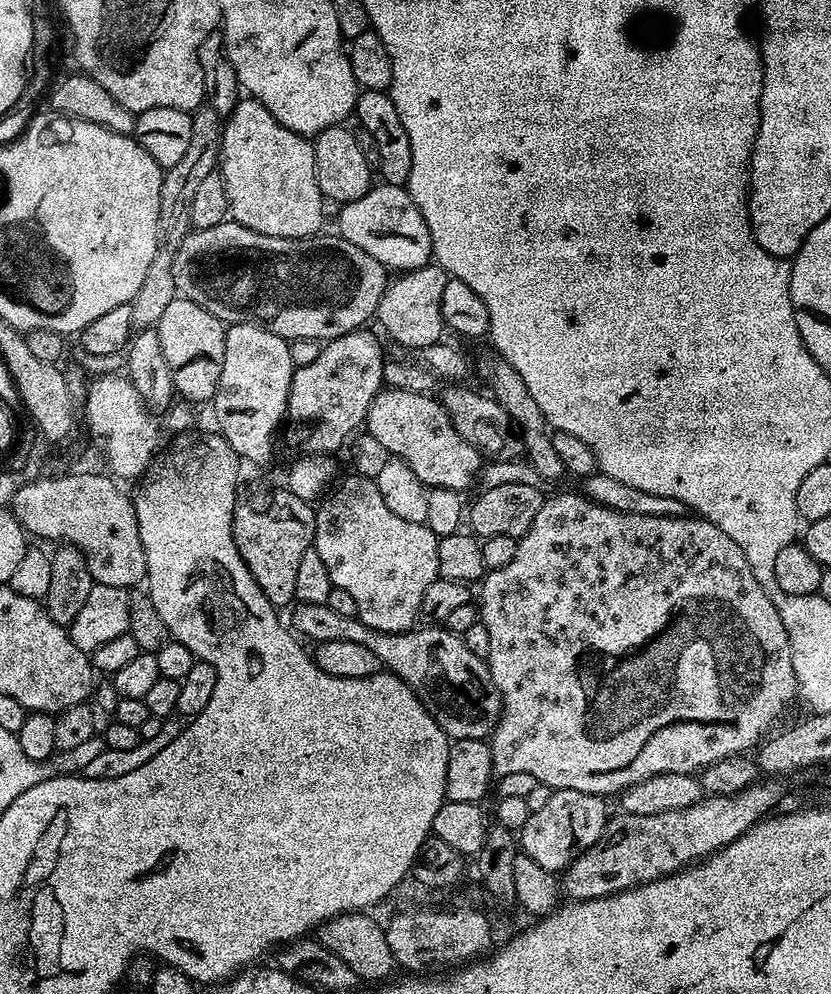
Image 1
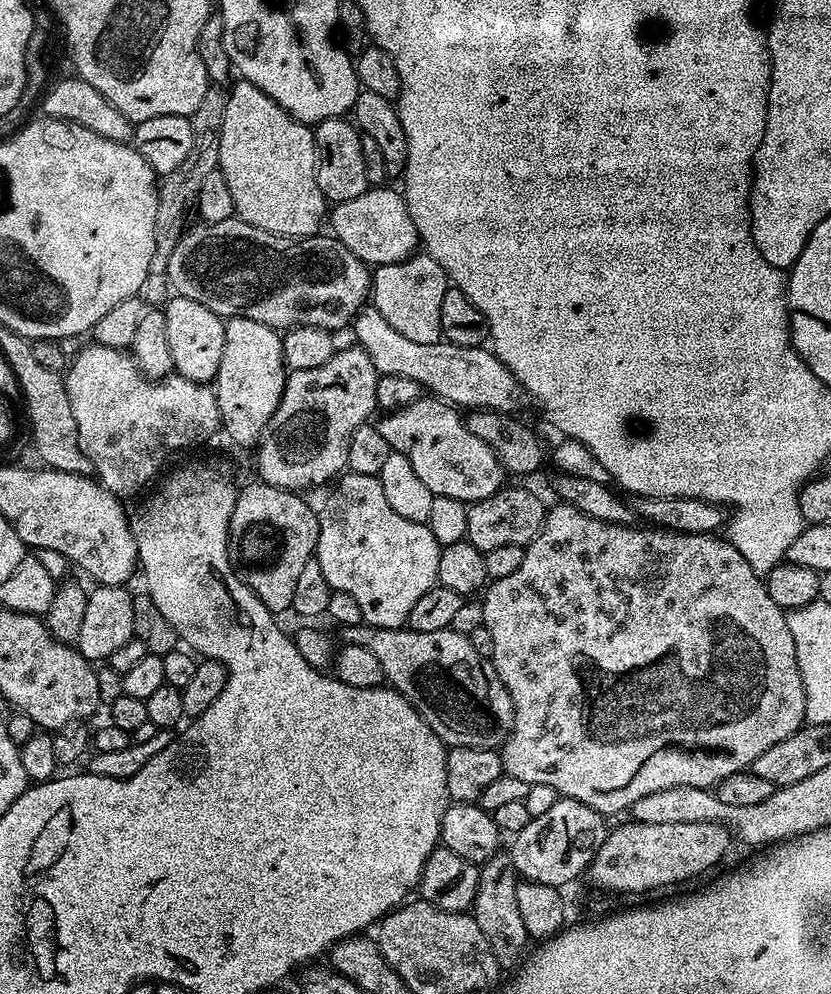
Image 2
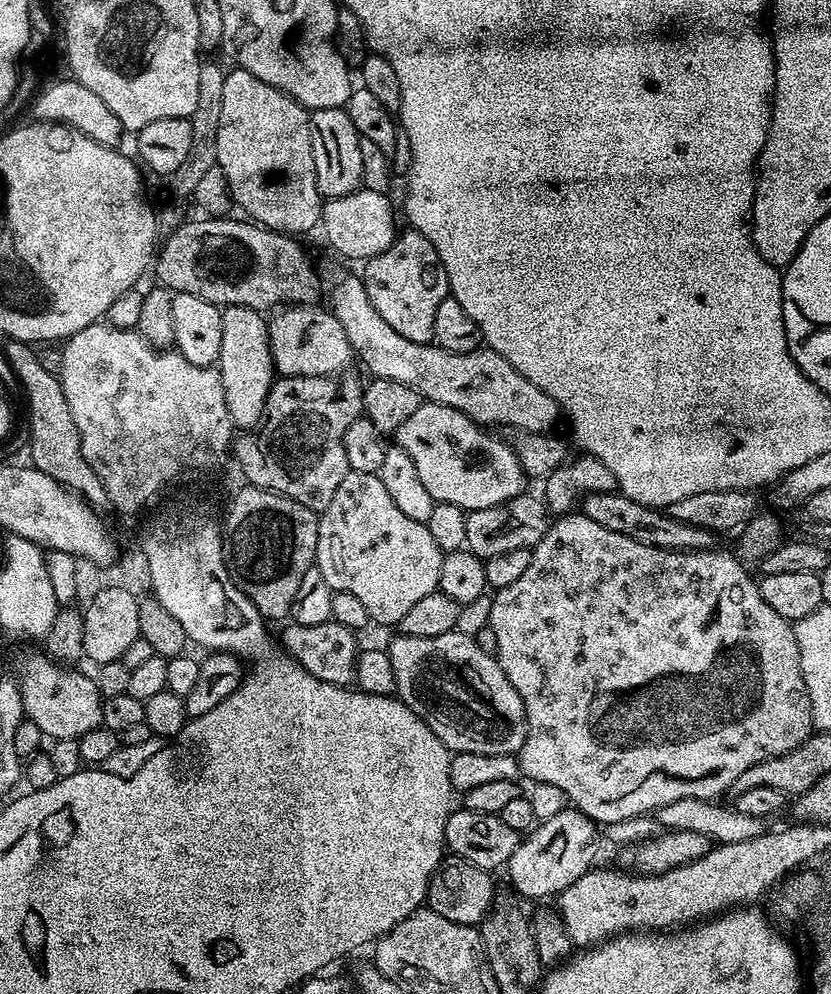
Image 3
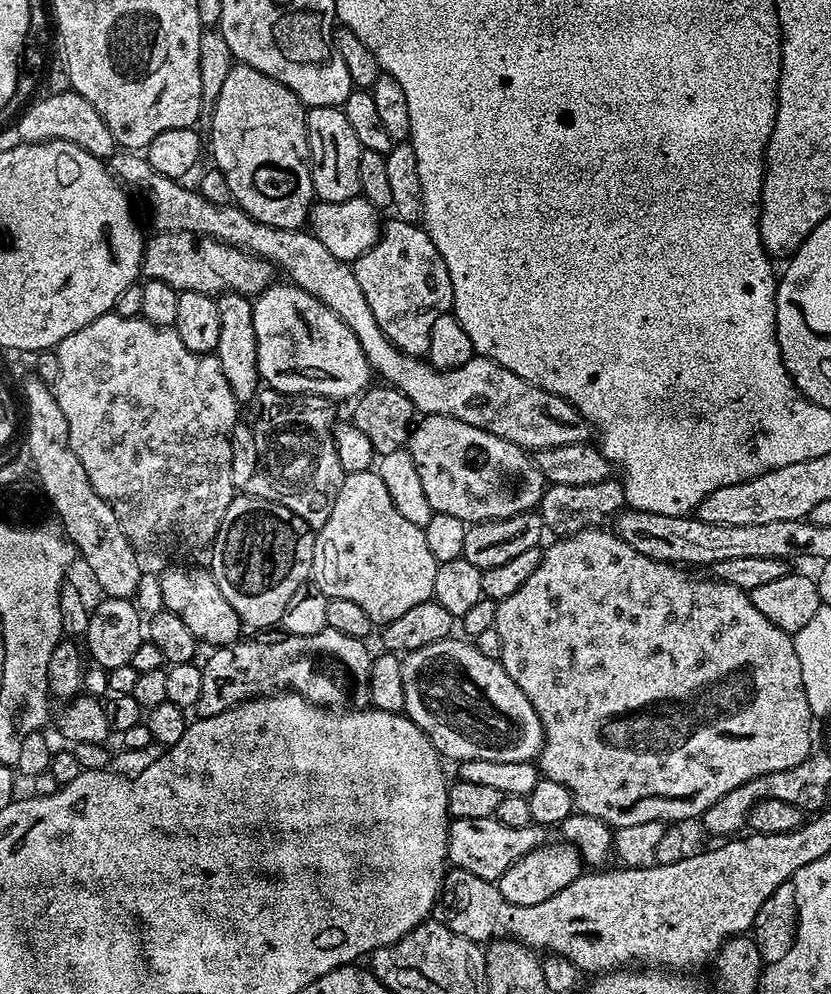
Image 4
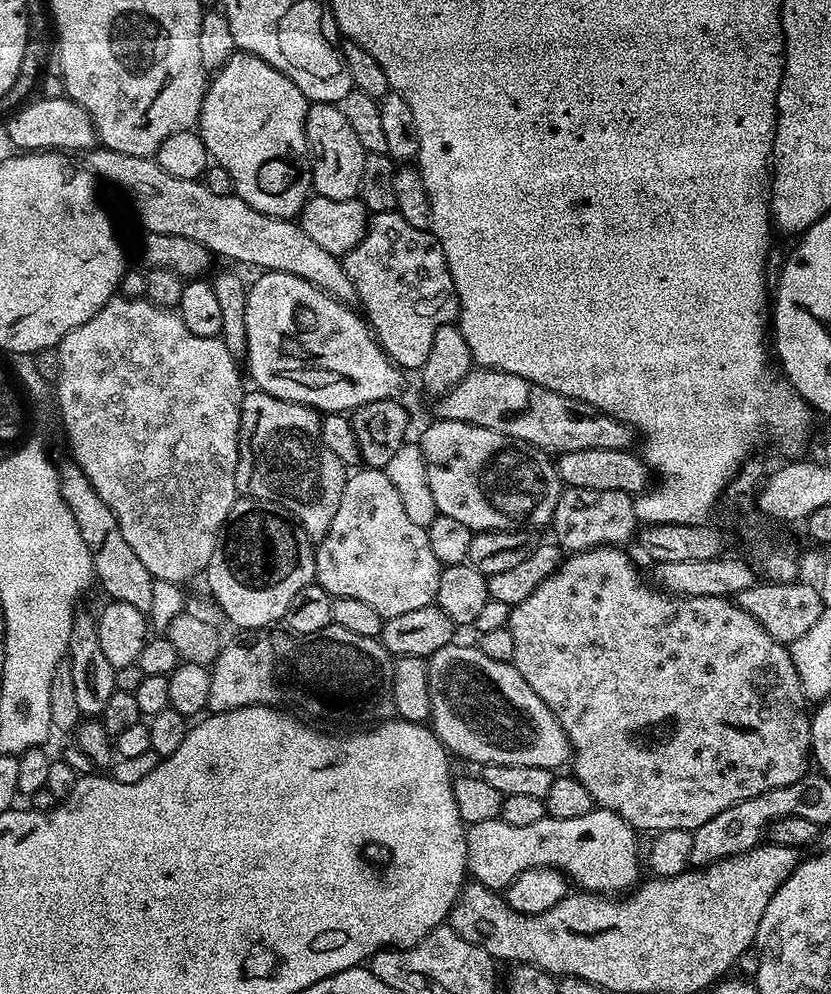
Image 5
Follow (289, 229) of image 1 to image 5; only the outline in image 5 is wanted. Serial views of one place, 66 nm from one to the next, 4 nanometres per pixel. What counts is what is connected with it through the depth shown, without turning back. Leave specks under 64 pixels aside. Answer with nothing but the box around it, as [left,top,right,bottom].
[198,50,310,220]

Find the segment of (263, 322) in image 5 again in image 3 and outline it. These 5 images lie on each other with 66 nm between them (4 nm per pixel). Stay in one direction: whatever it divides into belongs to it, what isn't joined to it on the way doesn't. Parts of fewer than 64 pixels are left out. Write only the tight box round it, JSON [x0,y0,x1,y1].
[268,306,354,377]

